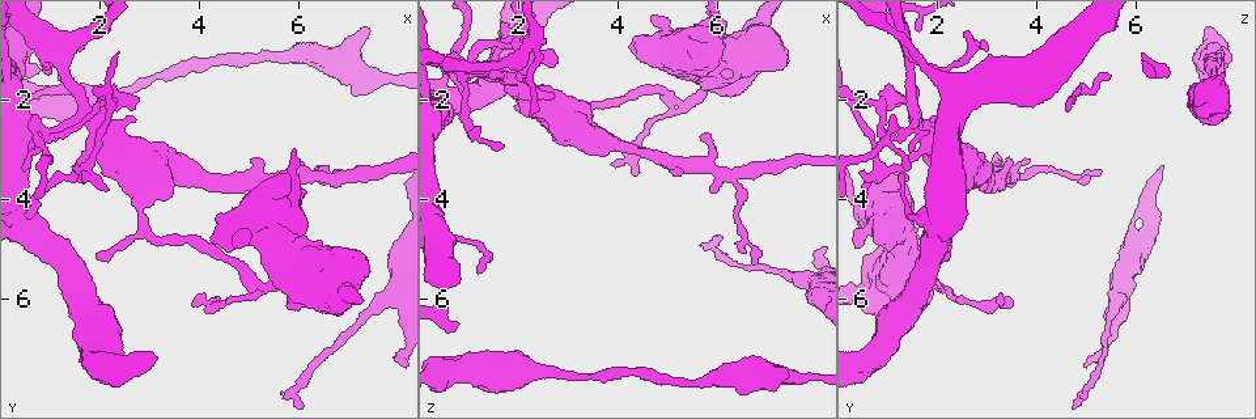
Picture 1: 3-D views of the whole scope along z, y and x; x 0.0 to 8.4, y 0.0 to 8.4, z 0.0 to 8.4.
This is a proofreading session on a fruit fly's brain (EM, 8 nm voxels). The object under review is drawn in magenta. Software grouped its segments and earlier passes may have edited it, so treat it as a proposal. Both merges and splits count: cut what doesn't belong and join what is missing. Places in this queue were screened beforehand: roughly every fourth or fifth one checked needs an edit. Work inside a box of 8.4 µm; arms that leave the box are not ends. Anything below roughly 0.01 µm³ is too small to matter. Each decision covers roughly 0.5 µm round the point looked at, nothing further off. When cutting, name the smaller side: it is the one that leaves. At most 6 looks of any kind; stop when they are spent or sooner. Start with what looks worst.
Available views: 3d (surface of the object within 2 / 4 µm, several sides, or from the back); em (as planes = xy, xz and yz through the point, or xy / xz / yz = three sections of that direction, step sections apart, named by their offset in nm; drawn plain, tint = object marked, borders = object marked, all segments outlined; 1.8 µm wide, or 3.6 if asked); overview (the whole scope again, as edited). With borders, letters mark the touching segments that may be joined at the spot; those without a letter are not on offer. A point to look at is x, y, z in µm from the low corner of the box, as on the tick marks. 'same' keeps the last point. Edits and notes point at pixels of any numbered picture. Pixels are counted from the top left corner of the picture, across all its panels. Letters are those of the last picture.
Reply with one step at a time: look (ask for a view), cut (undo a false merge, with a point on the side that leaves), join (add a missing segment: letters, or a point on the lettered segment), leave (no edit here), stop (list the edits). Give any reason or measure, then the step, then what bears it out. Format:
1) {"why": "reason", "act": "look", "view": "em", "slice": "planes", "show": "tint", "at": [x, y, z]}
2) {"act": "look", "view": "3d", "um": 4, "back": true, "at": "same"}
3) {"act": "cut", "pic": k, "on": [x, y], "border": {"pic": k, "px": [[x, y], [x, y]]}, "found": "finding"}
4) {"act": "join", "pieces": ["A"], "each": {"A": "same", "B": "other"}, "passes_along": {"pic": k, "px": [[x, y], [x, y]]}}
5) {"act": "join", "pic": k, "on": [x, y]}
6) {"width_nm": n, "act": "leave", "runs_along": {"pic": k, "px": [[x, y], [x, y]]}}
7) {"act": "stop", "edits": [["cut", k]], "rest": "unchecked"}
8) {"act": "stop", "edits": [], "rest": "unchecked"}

{"why": "an open end", "act": "look", "view": "3d", "um": 4, "at": [3.85, 6.15, 3.30]}

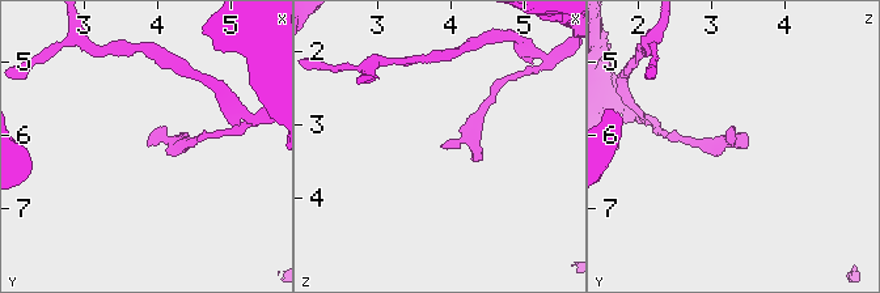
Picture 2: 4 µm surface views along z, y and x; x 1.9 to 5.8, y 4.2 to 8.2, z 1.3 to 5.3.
{"why": "now the EM", "act": "look", "view": "em", "slice": "planes", "show": "tint", "at": [3.85, 6.10, 3.30]}

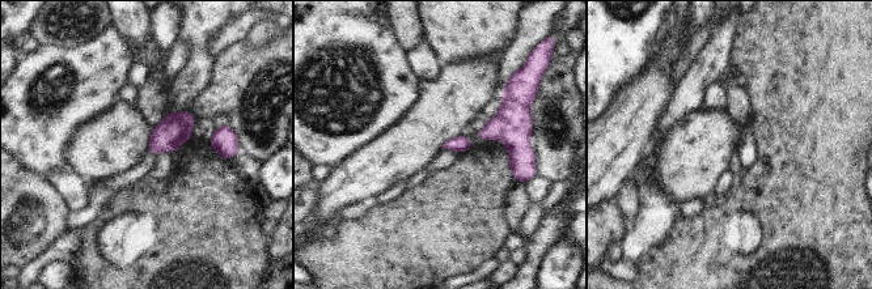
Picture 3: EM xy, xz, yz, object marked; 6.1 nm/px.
{"act": "look", "view": "em", "slice": "planes", "show": "borders", "at": "same"}

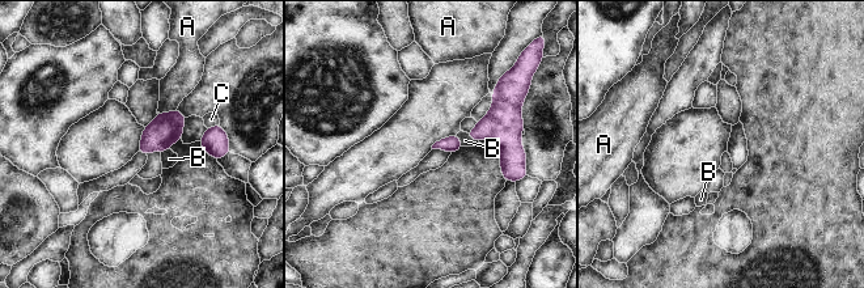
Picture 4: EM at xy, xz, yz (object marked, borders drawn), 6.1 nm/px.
{"width_nm": 100, "act": "leave", "each": {"A": "other", "B": "other", "C": "other"}, "border": {"pic": 4, "px": [[465, 132], [478, 142]]}, "found": "none of them fits"}

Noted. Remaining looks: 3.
{"why": "sudden change in width", "act": "look", "view": "3d", "um": 4, "at": [2.25, 2.70, 1.85]}

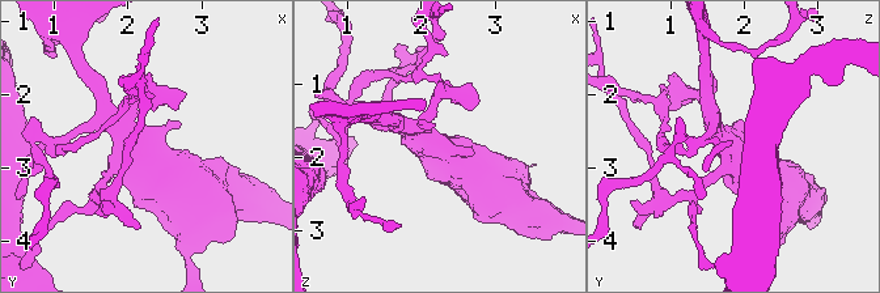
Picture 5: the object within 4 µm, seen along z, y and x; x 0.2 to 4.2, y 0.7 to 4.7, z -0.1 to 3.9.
{"why": "shape alone is not enough", "act": "look", "view": "em", "um": 3.6, "slice": "planes", "show": "tint", "at": [2.25, 2.75, 1.85]}

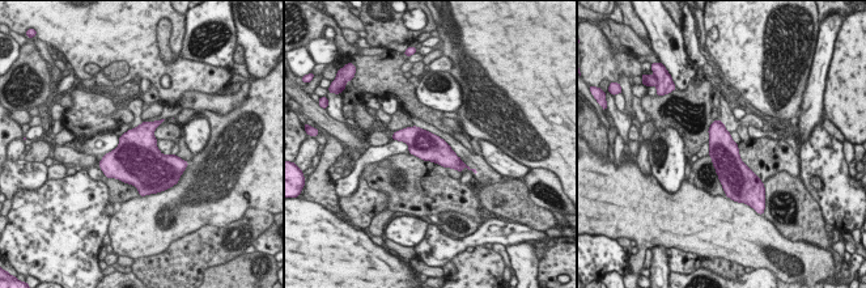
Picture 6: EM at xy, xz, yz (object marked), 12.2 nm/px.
{"act": "look", "view": "em", "um": 3.6, "slice": "planes", "show": "borders", "at": "same"}

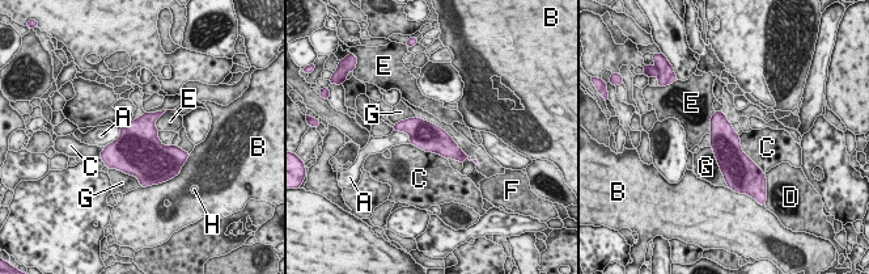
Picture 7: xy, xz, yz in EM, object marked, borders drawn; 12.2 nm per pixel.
{"longest_contact_nm": ["G", 500], "act": "leave", "each": {"A": "other", "B": "other", "C": "other", "D": "other", "E": "other", "F": "other", "G": "other", "H": "other"}, "runs_along": {"pic": 7, "px": [[397, 127], [415, 127], [462, 157]]}, "found": "continuous, no second neuron"}

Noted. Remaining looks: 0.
{"act": "stop", "edits": [], "rest": "unchecked"}

